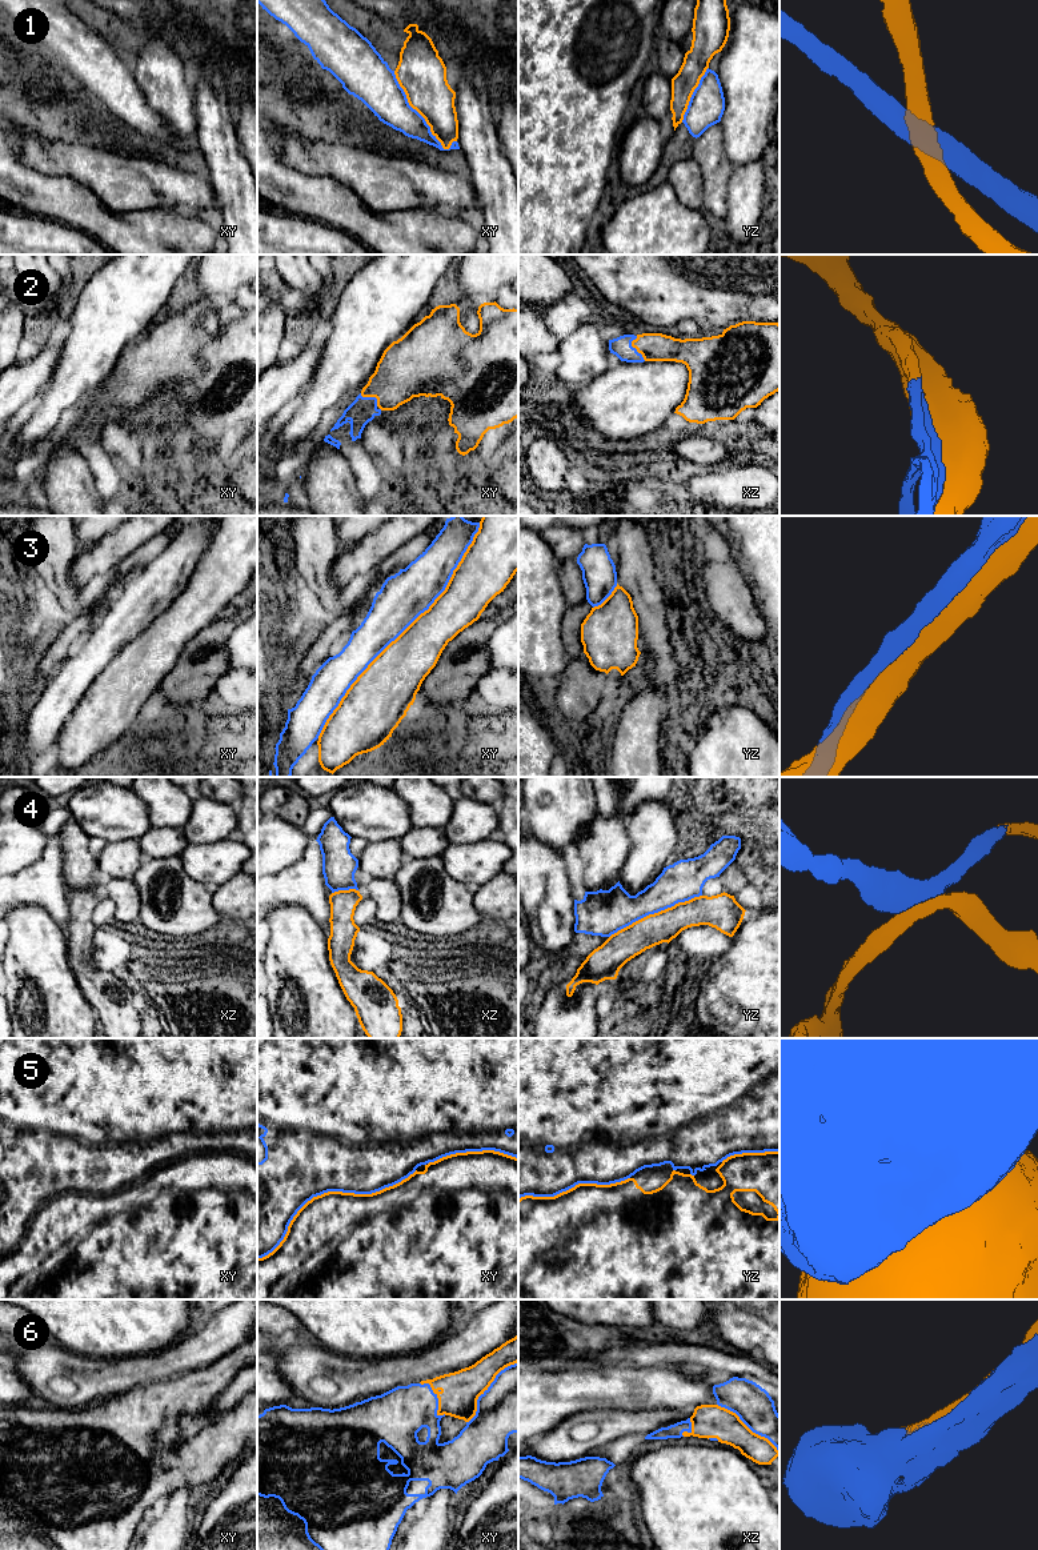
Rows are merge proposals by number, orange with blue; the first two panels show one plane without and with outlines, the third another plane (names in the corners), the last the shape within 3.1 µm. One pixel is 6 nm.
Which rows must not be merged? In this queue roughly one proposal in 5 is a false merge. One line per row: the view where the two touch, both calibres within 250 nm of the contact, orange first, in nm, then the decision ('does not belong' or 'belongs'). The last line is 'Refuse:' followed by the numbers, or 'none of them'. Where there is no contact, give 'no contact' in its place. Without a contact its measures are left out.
1: meets orange in xy; 300 nm thick on the orange side, 240 nm on the other; does not belong
2: meets orange in xz; 180 nm thick on the orange side, 120 nm on the other; belongs
3: meets orange in xy; 300 nm thick on the orange side, 300 nm on the other; belongs
4: meets orange in yz; 190 nm thick on the orange side, 260 nm on the other; belongs
5: meets orange in xy; 500 nm thick on the orange side, 500 nm on the other; does not belong
6: meets orange in xy; 240 nm thick on the orange side, 380 nm on the other; belongs
Refuse: 1, 5

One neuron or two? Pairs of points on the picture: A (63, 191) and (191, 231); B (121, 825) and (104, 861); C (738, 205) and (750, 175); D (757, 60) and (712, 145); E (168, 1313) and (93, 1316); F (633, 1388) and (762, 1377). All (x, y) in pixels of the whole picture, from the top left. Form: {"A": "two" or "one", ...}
{"A": "one", "B": "two", "C": "one", "D": "two", "E": "one", "F": "two"}

